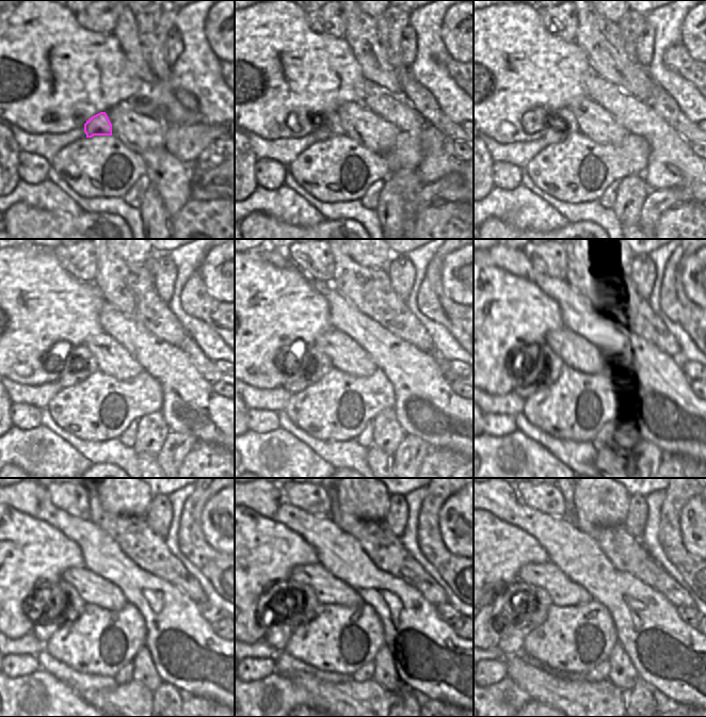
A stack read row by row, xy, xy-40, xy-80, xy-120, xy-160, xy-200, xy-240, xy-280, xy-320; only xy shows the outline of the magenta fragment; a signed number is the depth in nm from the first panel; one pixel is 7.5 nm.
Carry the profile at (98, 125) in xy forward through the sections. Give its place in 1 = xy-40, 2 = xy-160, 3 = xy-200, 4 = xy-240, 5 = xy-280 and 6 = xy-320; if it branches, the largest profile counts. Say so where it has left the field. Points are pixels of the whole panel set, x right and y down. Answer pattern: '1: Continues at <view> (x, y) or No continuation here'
1: Continues at xy-40 (325, 125)
2: Continues at xy-160 (318, 365)
3: Continues at xy-200 (552, 364)
4: Continues at xy-240 (75, 604)
5: Continues at xy-280 (288, 617)
6: Continues at xy-320 (519, 616)

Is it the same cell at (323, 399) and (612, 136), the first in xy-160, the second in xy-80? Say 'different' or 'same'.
different

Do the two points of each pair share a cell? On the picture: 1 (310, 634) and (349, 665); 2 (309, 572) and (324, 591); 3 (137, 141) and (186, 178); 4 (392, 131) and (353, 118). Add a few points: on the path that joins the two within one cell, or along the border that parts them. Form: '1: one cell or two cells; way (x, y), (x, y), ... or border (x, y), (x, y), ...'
1: one cell; way (320, 642), (326, 642), (339, 655)
2: one cell; way (314, 576), (324, 587)
3: one cell; way (148, 149), (174, 175)
4: one cell; way (383, 131), (371, 131), (363, 126)

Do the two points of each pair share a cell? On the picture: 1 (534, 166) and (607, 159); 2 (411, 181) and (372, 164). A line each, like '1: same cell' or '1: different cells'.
1: same cell
2: different cells

